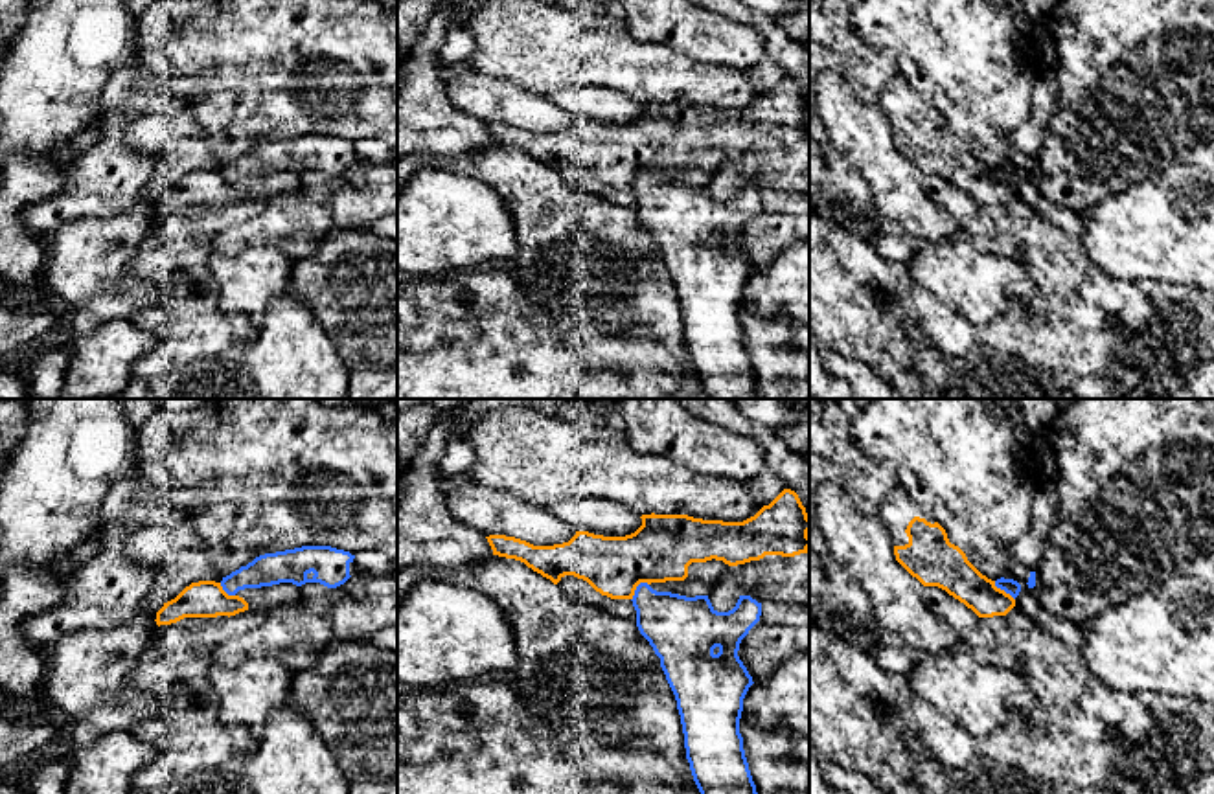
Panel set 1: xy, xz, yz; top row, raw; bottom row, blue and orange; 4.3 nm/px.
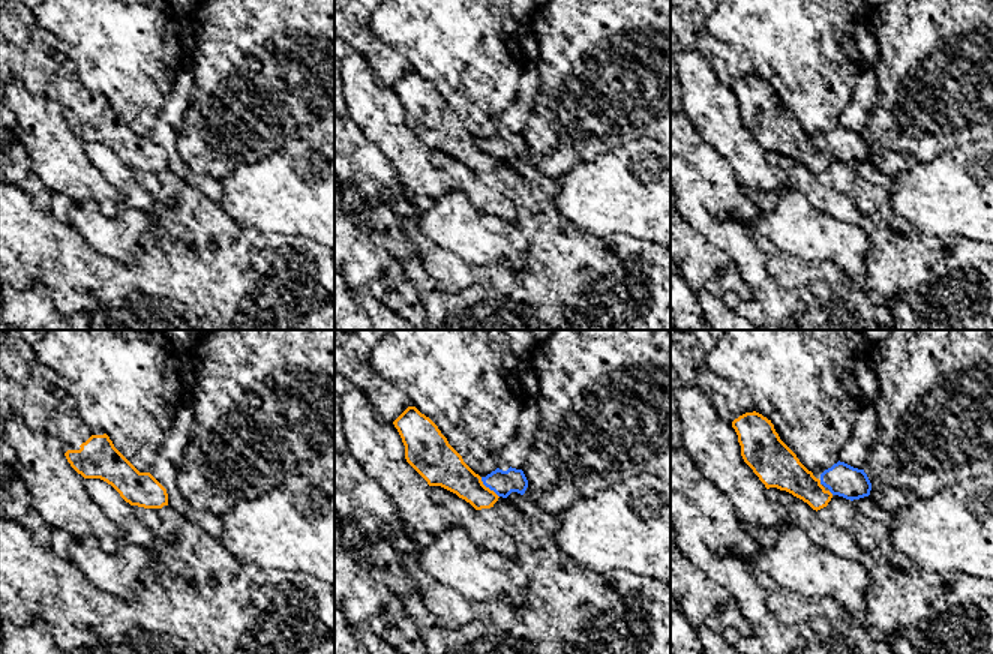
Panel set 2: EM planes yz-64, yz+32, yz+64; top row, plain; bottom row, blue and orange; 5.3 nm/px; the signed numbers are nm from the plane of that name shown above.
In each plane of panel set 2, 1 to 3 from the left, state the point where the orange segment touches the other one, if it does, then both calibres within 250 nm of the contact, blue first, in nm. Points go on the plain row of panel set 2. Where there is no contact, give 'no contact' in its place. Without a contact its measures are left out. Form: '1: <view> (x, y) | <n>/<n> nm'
1: no contact
2: yz+32 (488, 150) | 140/200 nm
3: yz+64 (821, 147) | 170/220 nm

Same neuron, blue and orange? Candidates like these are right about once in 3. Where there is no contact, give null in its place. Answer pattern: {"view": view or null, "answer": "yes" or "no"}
{"view": "xz", "answer": "no"}

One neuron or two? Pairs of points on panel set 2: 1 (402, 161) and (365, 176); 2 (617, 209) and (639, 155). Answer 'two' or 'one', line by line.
1: two
2: one

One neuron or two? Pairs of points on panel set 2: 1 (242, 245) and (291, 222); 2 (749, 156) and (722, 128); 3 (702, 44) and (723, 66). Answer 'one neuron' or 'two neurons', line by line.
1: two neurons
2: one neuron
3: one neuron

